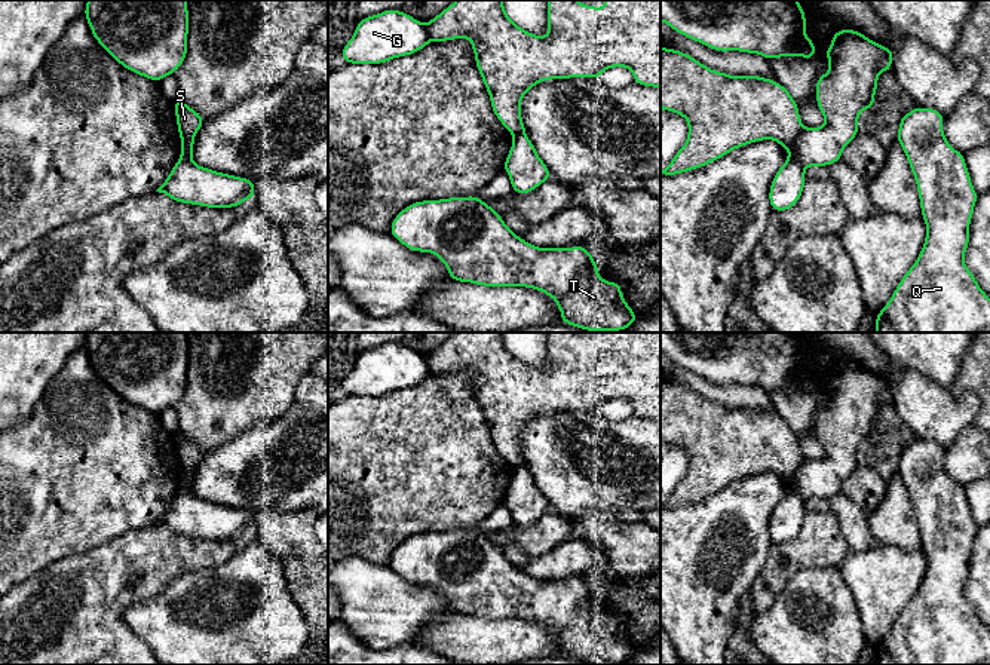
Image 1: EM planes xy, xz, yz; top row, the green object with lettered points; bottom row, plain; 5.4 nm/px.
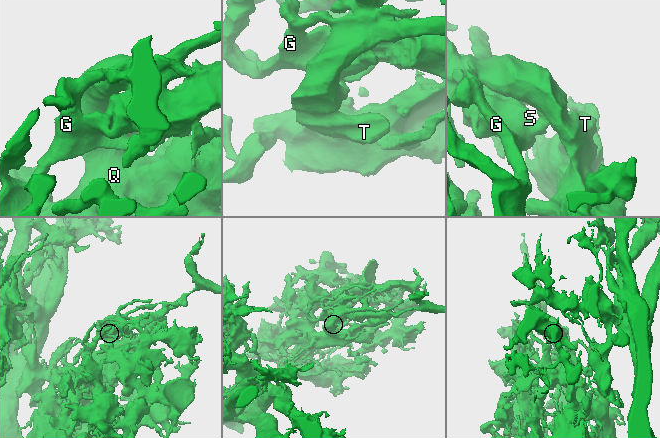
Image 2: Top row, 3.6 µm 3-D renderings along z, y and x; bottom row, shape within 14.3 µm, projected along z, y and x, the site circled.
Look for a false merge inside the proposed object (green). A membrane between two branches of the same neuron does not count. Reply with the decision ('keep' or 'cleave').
cleave

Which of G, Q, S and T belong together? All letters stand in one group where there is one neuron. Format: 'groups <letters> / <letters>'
groups G Q T / S

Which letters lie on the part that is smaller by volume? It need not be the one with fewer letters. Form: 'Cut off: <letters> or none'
Cut off: S

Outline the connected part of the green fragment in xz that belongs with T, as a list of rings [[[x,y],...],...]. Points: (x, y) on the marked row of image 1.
[[[476,196],[414,202],[393,218],[389,233],[411,251],[435,254],[456,282],[542,291],[558,304],[561,322],[571,327],[585,331],[622,331],[638,319],[620,292],[622,285],[598,275],[597,263],[586,248],[534,246],[517,236]]]

